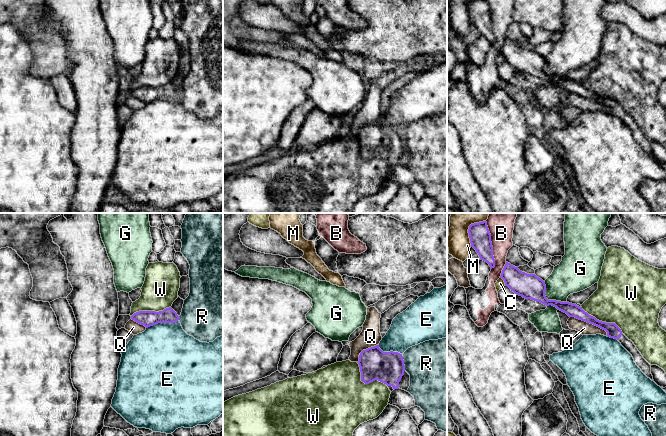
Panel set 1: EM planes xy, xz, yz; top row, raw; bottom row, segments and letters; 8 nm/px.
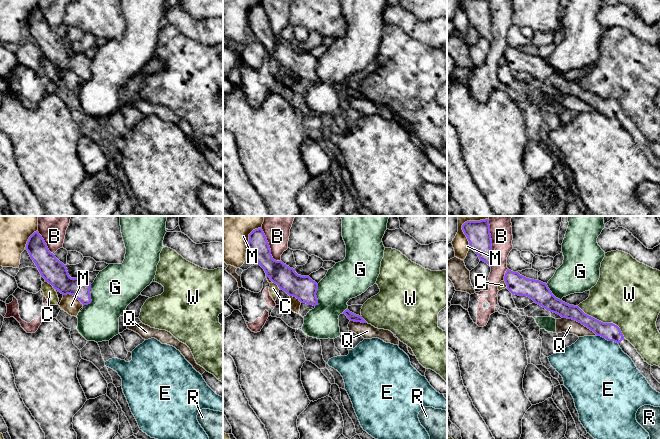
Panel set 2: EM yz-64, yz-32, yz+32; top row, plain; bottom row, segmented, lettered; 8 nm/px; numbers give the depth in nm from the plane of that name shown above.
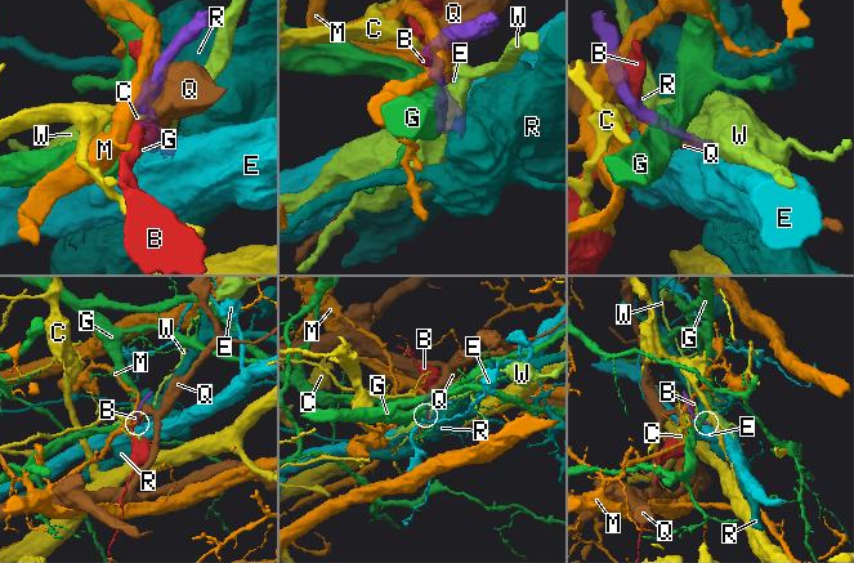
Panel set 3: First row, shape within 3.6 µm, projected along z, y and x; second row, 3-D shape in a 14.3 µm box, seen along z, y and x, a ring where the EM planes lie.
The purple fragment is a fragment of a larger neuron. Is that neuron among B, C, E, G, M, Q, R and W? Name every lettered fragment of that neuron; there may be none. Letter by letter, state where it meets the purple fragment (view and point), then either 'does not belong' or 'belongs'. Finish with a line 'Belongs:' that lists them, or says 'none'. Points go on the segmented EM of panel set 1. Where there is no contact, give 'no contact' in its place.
B: yz (491, 245) | does not belong
C: yz (504, 281) | does not belong
E: xy (162, 322) | does not belong
G: yz (547, 299) | does not belong
M: yz (469, 228) | does not belong
Q: yz (590, 323) | does not belong
R: xz (403, 363) | does not belong
W: xz (366, 383) | does not belong
Belongs: none

